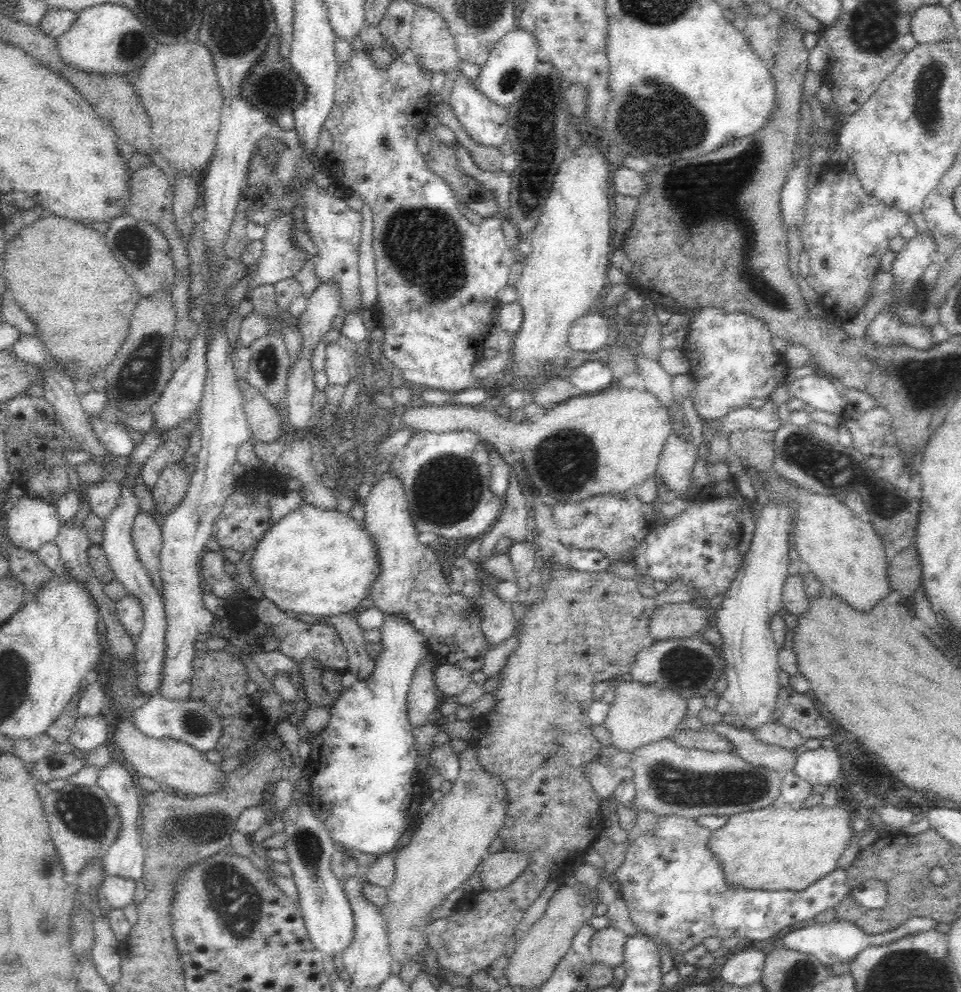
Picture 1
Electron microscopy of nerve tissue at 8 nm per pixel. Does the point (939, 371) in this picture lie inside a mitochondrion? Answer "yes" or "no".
yes

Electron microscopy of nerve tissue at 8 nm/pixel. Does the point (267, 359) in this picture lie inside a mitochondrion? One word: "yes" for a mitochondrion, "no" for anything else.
yes

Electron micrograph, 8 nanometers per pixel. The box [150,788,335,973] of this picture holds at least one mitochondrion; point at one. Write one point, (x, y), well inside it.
(238, 900)

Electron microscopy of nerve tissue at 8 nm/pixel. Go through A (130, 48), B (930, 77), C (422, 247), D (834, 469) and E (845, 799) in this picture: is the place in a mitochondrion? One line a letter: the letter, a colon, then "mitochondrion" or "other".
A: mitochondrion
B: mitochondrion
C: mitochondrion
D: mitochondrion
E: other

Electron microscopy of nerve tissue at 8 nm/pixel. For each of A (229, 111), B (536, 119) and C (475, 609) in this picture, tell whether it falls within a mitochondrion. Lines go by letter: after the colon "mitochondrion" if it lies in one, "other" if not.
A: other
B: mitochondrion
C: other

